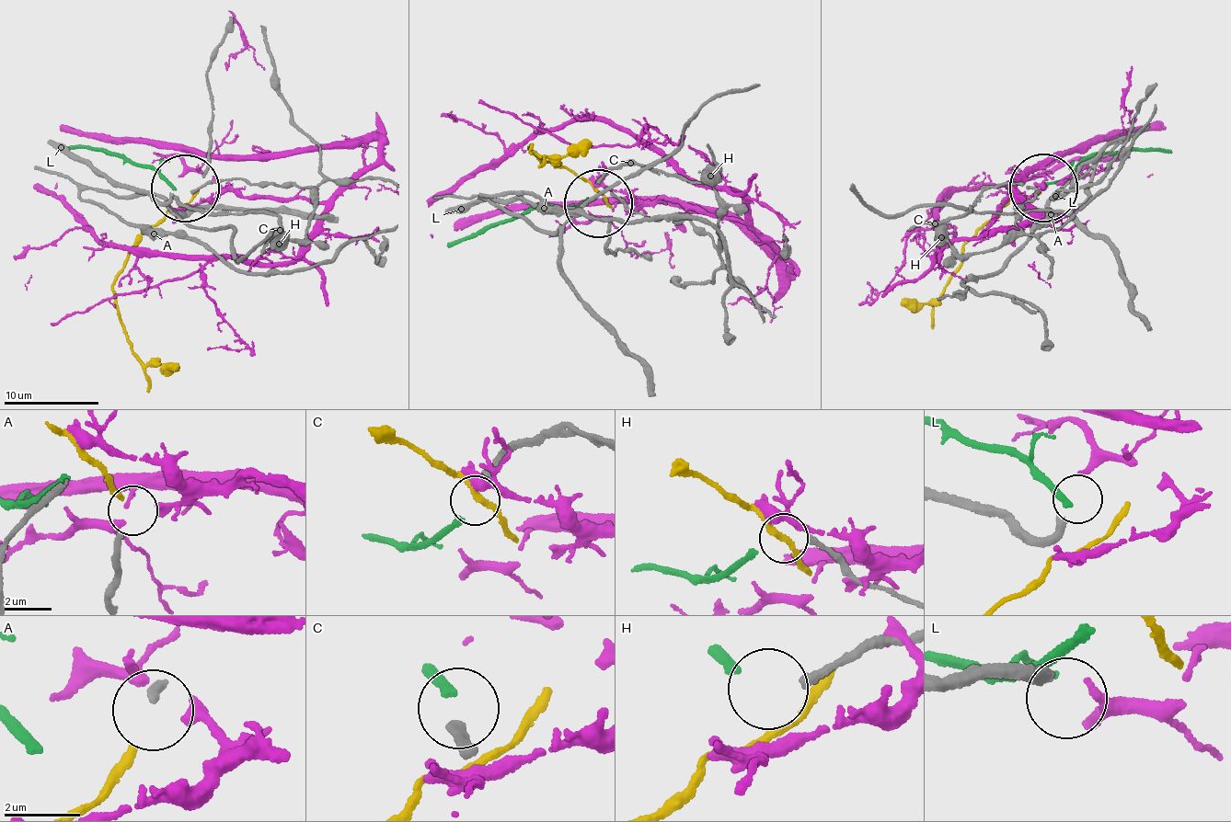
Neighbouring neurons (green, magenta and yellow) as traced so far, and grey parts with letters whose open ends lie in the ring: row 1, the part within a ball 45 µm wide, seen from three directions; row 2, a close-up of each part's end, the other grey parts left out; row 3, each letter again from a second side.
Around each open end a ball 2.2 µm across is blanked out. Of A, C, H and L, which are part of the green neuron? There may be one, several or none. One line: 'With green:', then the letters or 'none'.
With green: C

